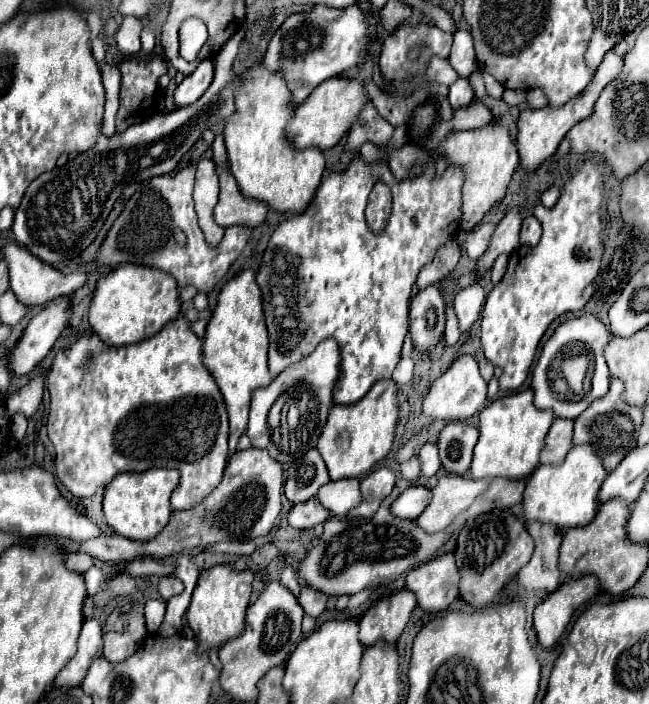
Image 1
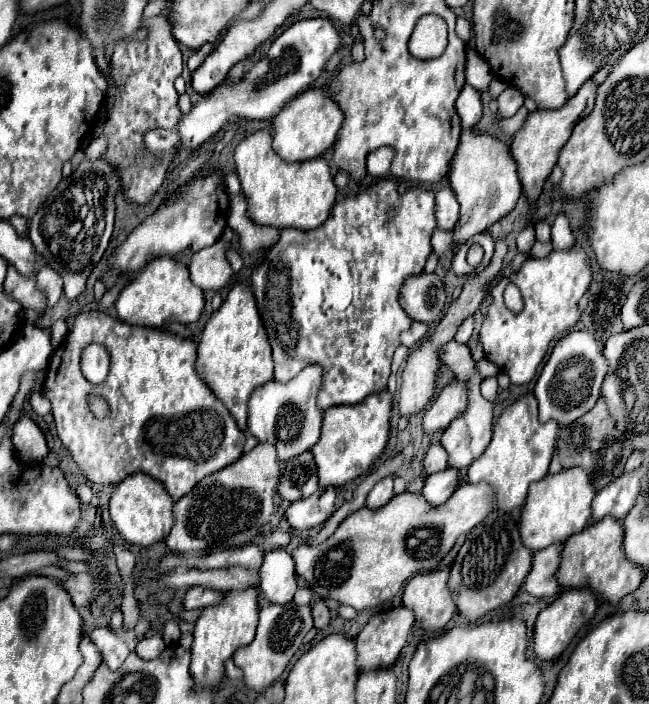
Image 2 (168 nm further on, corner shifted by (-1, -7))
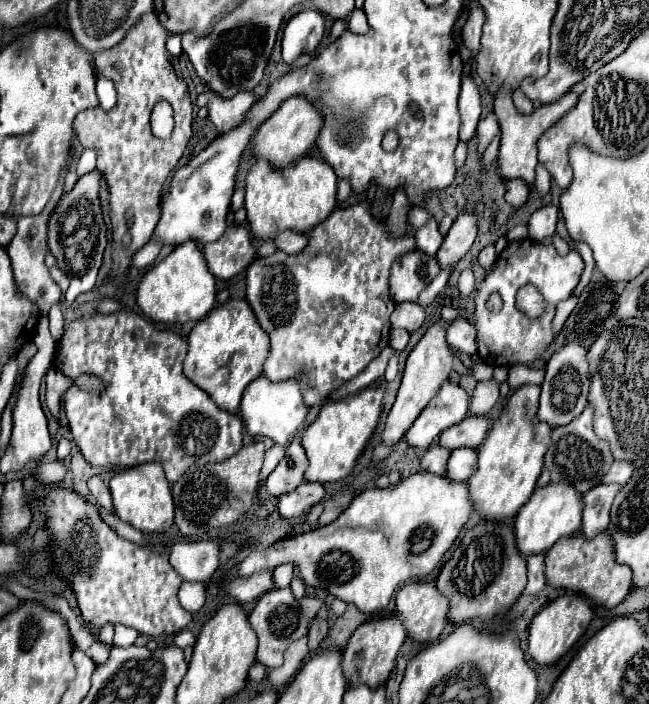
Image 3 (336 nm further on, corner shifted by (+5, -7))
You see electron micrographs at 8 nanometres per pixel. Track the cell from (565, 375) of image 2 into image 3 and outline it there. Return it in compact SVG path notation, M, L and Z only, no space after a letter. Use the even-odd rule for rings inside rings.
M566 342L546 364L546 378L542 382L540 394L540 408L538 418L552 428L570 424L580 412L586 408L586 394L588 394L588 360L586 348L576 342Z

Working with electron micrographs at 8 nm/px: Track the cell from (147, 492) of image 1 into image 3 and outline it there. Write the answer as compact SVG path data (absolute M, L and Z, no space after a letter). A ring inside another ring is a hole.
M158 462L126 468L112 476L110 492L118 516L142 532L166 532L174 522L174 500L170 482Z

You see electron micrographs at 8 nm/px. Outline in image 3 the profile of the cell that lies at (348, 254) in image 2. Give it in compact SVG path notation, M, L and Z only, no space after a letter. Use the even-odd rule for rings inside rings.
M368 202L334 210L328 220L308 234L310 244L306 252L296 256L276 252L266 258L256 258L248 266L246 300L260 326L270 336L264 376L274 382L298 376L304 404L314 406L326 400L334 388L358 376L390 344L390 314L394 310L394 300L390 298L388 272L398 256L416 248L416 240L410 226L404 238L390 238L386 224L372 216Z

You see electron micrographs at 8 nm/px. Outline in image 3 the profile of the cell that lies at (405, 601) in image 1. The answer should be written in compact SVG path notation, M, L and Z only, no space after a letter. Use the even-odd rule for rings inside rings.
M396 616L368 620L362 626L358 626L352 638L348 640L348 646L342 652L342 666L348 672L348 676L350 672L356 672L362 684L368 684L370 688L378 688L388 680L392 668L396 666L396 656L404 640L406 640L406 630Z

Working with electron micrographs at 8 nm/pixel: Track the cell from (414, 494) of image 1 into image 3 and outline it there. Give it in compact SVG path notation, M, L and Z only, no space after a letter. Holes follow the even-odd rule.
M458 448L450 456L448 472L446 476L450 480L468 480L472 472L476 470L476 460L478 460L478 450L476 448Z

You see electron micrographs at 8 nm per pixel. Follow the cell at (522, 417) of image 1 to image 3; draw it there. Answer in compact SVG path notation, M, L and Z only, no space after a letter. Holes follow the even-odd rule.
M540 384L520 386L504 406L500 418L478 450L478 470L470 476L470 500L488 520L512 518L526 504L542 472L542 458L550 446L552 428L536 418Z

